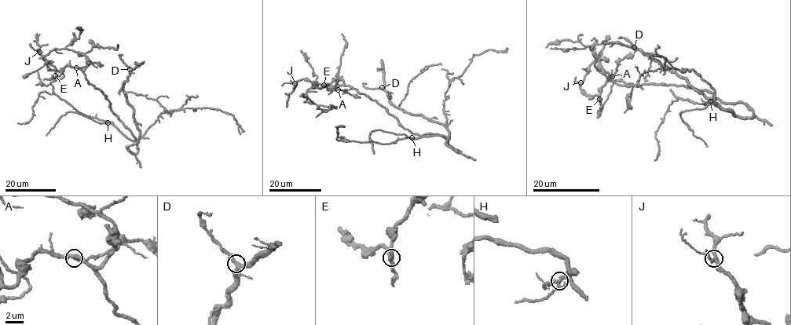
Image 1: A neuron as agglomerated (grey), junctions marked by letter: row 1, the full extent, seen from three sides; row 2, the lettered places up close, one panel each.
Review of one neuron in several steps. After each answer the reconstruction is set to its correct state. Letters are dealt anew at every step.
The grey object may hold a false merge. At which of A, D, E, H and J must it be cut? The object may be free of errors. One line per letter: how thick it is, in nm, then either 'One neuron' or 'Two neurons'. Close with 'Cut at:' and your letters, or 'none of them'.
A: Thickness 260 nm. One neuron
D: Thickness 360 nm. One neuron
E: Thickness 260 nm. One neuron
H: Thickness 240 nm. One neuron
J: Thickness 260 nm. One neuron
Cut at: none of them

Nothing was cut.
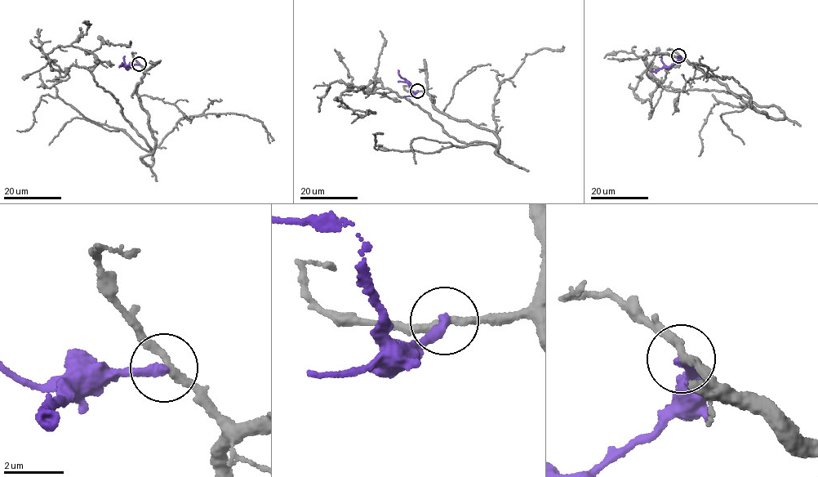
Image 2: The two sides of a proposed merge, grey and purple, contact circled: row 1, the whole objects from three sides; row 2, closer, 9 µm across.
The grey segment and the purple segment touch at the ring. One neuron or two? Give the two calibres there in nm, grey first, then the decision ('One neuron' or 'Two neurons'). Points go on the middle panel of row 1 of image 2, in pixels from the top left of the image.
Thickness 240 nm (grey) against 340 nm. Two neurons

